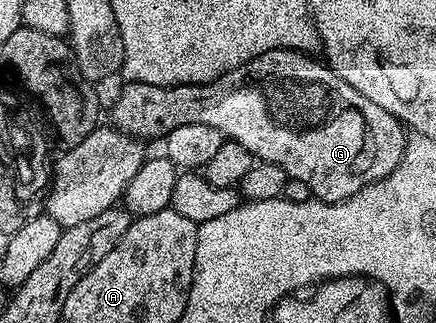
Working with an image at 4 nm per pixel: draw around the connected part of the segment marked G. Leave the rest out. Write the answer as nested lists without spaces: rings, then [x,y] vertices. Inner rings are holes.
[[[280,48],[279,50],[271,50],[267,54],[259,54],[254,60],[249,60],[243,66],[239,66],[235,70],[223,74],[217,80],[212,80],[206,84],[176,84],[168,88],[167,86],[151,86],[150,84],[129,82],[124,85],[126,88],[118,94],[117,101],[113,104],[112,123],[129,136],[138,137],[145,142],[149,142],[152,136],[165,137],[171,130],[175,130],[175,126],[212,126],[214,130],[219,130],[219,134],[224,136],[226,140],[239,142],[239,146],[244,146],[258,161],[266,160],[275,166],[283,166],[283,170],[289,178],[304,182],[312,190],[316,199],[328,204],[343,202],[347,198],[351,198],[351,194],[359,194],[359,190],[363,190],[368,184],[373,184],[376,180],[381,180],[387,174],[391,174],[391,170],[395,170],[395,166],[399,166],[399,162],[405,153],[407,129],[400,120],[396,120],[394,116],[387,114],[387,110],[377,108],[375,102],[361,104],[363,94],[359,94],[359,90],[347,86],[347,82],[343,82],[329,69],[328,63],[322,62],[320,59],[318,59],[319,61],[313,59],[317,58],[304,52],[292,52],[289,48]],[[297,100],[321,100],[321,104],[313,104],[313,108],[309,108],[309,120],[301,120],[301,124],[297,124]]]

